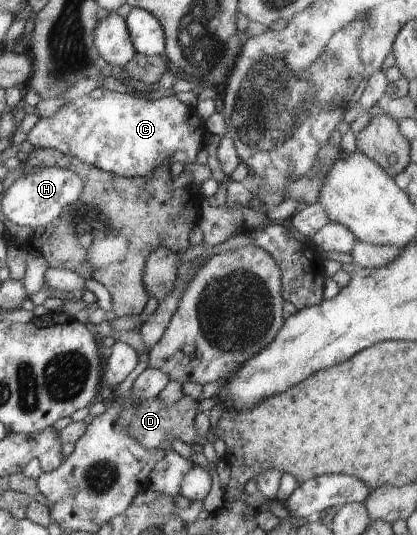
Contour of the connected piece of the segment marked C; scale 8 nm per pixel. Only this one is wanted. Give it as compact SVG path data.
M104 87L64 103L52 116L40 118L26 137L34 148L50 148L98 167L102 171L125 178L139 178L150 175L160 165L184 163L184 170L197 162L196 157L205 145L208 130L205 121L189 105L185 105L176 96L162 97L155 101L135 97L132 94L119 93Z

